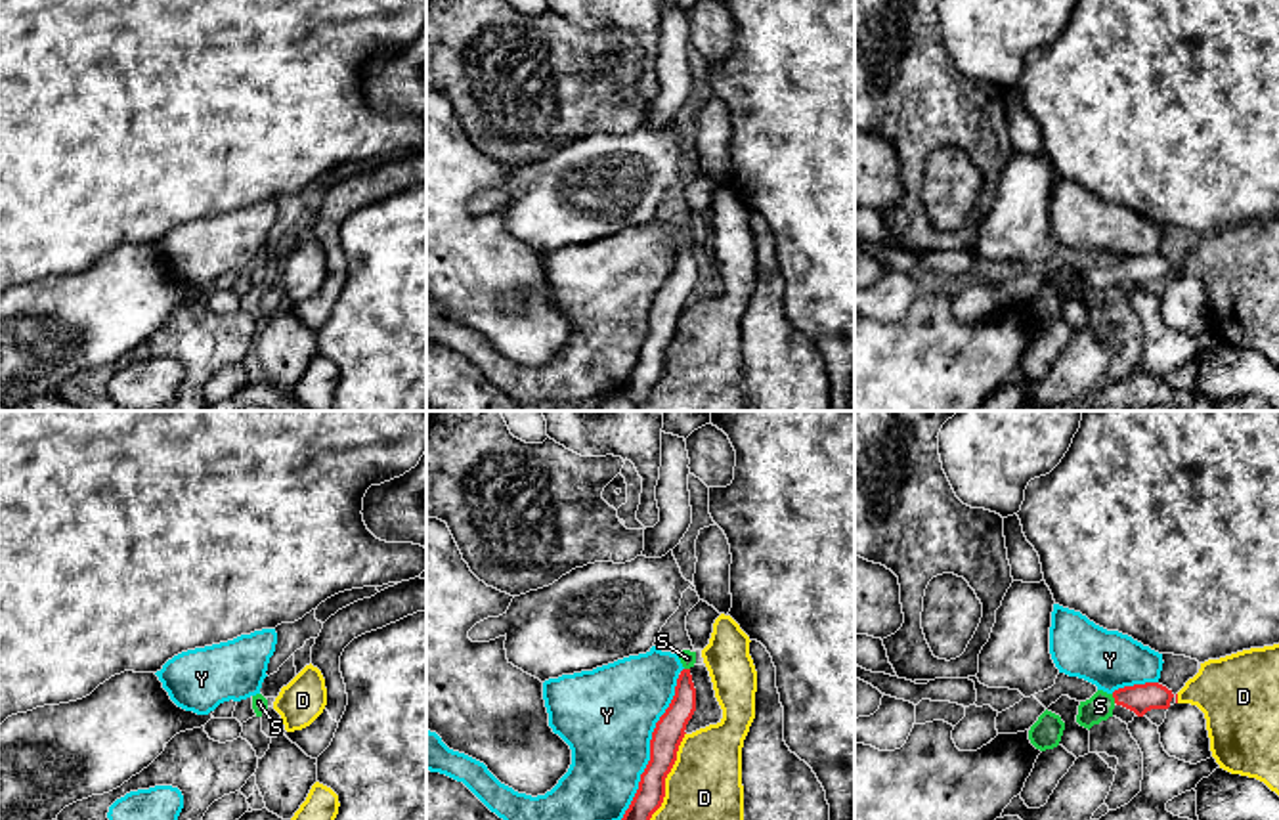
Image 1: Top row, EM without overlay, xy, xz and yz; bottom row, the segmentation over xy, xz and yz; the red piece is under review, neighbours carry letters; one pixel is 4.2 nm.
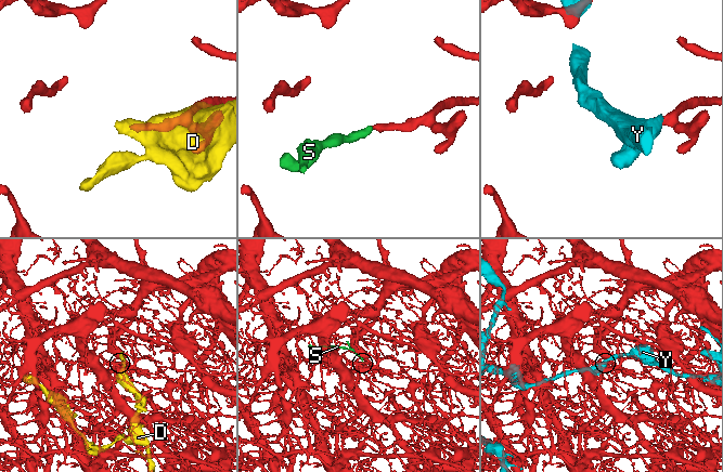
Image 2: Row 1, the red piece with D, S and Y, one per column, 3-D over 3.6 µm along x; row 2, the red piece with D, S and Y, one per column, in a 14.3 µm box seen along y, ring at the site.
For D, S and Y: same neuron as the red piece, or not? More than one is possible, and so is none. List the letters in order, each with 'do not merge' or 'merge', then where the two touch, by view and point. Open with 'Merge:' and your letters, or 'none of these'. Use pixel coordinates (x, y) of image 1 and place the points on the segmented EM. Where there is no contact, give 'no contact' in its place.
Merge: S
D: do not merge | xz (666, 776)
S: merge | yz (1113, 696)
Y: do not merge | xz (650, 748)

